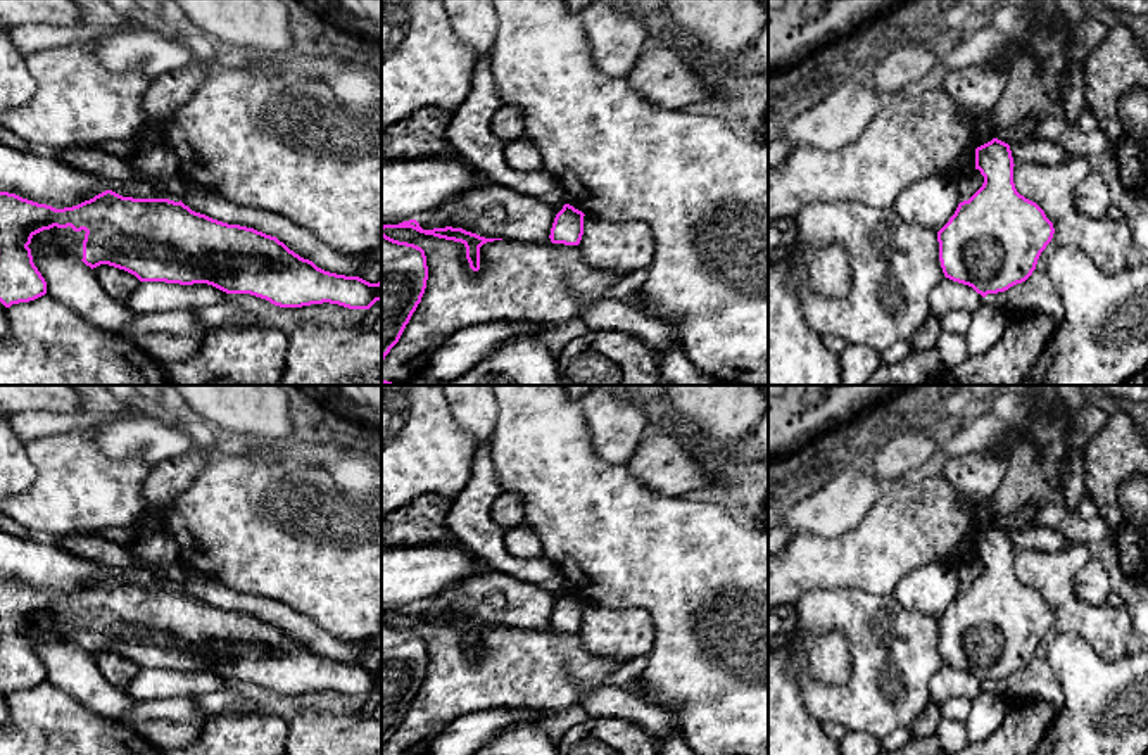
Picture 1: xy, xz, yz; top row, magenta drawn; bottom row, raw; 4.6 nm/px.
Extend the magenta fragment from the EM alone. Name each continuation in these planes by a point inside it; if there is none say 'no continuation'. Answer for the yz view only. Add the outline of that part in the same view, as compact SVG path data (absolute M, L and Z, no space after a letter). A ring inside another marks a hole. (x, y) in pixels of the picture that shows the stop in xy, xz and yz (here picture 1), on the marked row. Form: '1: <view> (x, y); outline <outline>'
no continuation

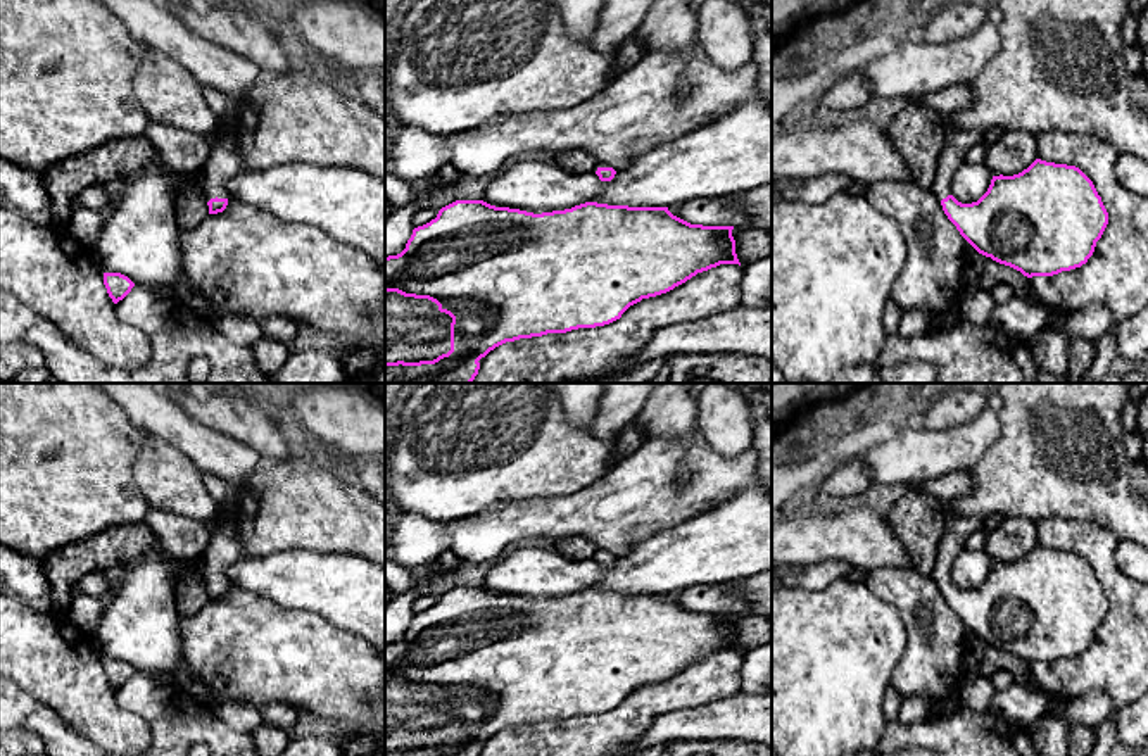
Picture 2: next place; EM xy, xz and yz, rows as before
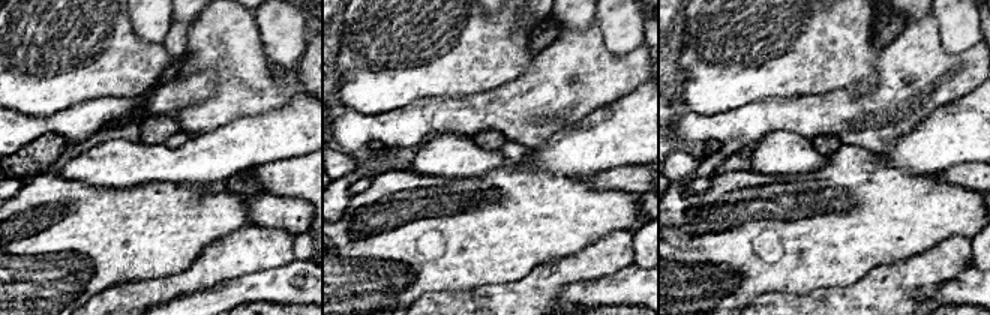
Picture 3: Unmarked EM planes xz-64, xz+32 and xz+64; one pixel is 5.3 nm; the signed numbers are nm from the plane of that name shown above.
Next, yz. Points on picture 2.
1: yz (957, 144); outline M982 129L946 131L946 142L939 154L936 180L932 185L932 193L939 198L939 202L949 195L949 181L955 171L967 162L967 150L982 142Z

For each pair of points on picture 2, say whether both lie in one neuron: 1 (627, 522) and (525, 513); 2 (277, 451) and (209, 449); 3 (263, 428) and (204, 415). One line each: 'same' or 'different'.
1: same
2: different
3: same

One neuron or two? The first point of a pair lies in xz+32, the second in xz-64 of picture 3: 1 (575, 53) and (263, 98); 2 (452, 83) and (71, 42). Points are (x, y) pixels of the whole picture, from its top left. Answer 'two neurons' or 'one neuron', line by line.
1: two neurons
2: one neuron

